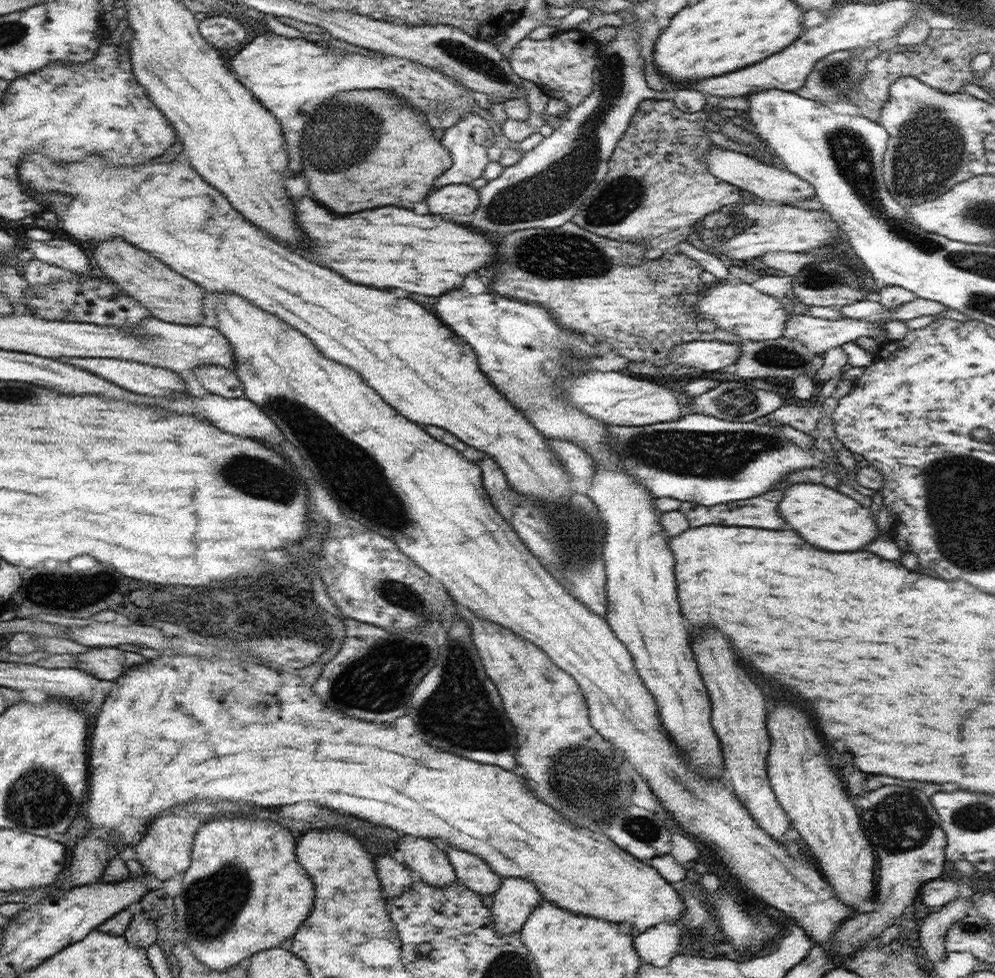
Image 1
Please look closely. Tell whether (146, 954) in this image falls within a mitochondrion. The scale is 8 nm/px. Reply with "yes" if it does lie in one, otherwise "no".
no

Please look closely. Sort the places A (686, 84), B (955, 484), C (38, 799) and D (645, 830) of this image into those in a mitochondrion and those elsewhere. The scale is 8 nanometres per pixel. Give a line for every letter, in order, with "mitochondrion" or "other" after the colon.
A: other
B: mitochondrion
C: mitochondrion
D: mitochondrion

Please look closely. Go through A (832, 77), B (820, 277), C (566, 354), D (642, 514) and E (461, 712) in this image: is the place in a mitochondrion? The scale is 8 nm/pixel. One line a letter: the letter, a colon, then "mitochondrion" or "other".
A: mitochondrion
B: mitochondrion
C: mitochondrion
D: other
E: mitochondrion

